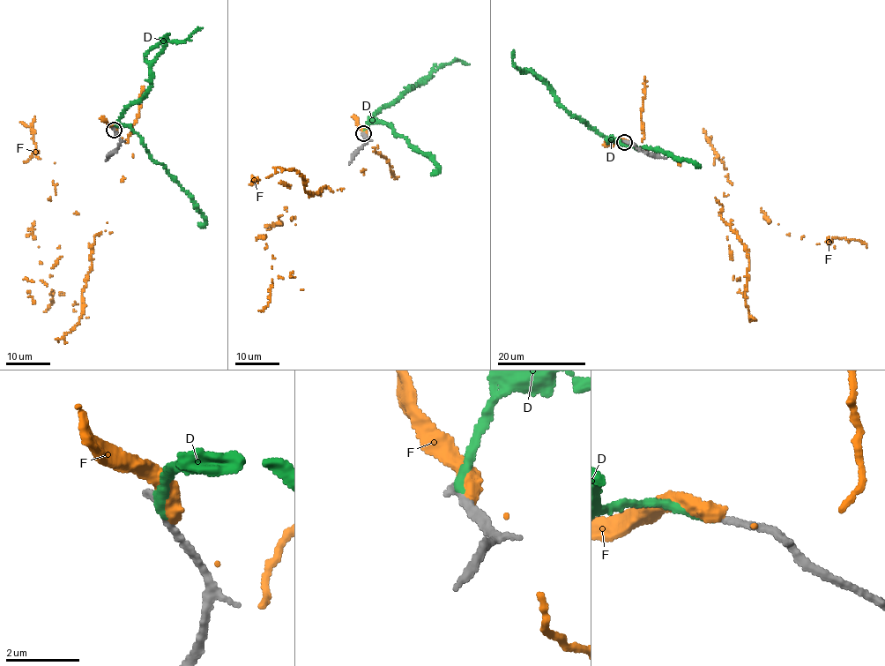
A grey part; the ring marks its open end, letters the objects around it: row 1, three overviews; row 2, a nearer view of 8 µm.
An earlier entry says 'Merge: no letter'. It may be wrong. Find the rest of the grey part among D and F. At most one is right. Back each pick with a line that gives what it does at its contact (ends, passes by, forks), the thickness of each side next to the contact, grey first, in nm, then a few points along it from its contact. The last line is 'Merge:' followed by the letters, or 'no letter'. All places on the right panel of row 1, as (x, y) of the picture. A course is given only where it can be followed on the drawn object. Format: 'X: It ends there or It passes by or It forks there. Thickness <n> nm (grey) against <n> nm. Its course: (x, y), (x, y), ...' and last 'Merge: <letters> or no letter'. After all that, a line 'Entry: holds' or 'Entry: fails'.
D: It ends there. Thickness 200 nm (grey) against 240 nm. Its course: (625, 142), (608, 140), (574, 117), (542, 78), (531, 70), (522, 72), (516, 67), (513, 61), (513, 49)
Merge: D
Entry: fails

